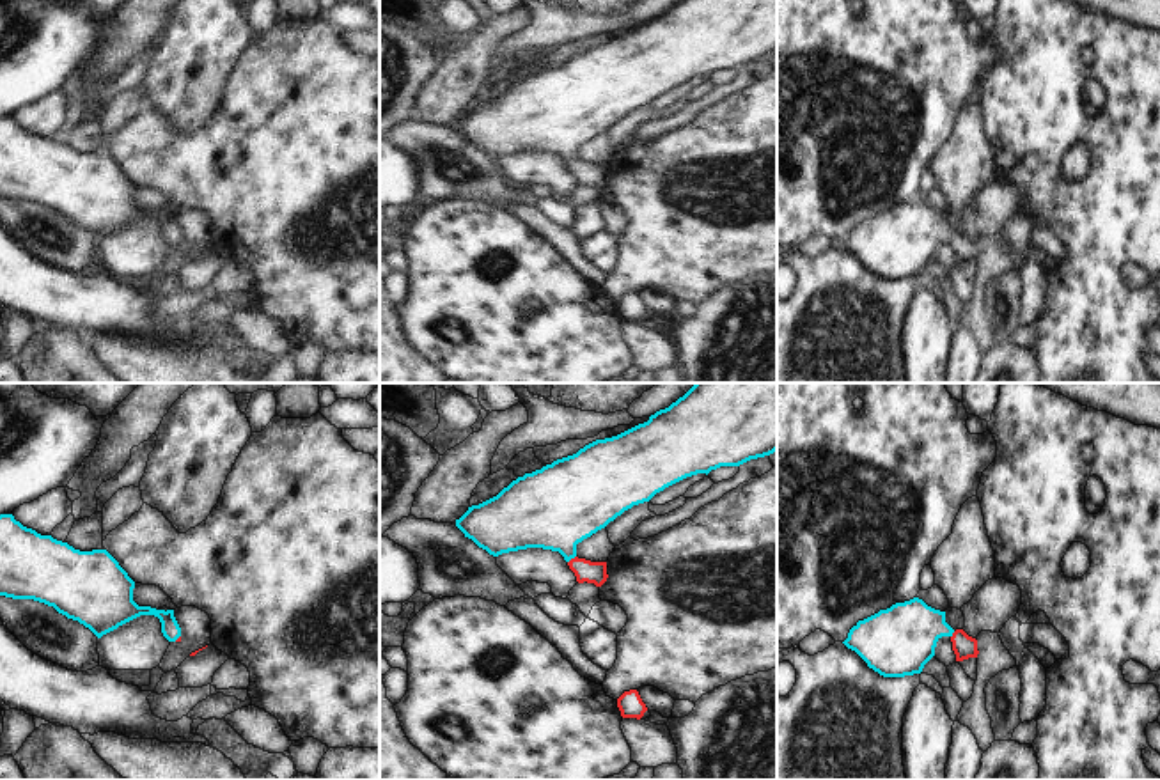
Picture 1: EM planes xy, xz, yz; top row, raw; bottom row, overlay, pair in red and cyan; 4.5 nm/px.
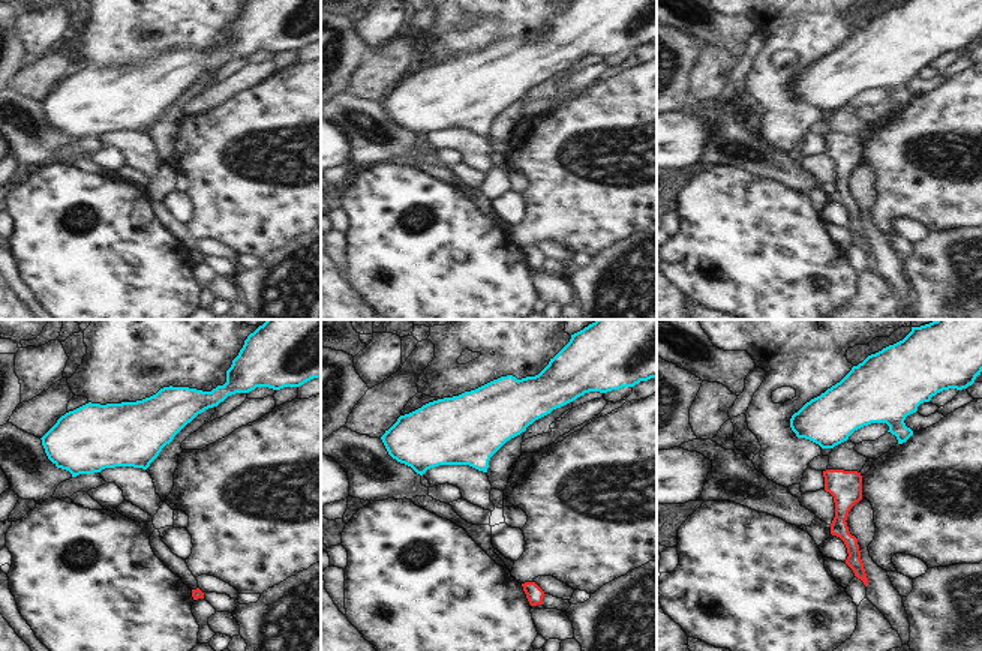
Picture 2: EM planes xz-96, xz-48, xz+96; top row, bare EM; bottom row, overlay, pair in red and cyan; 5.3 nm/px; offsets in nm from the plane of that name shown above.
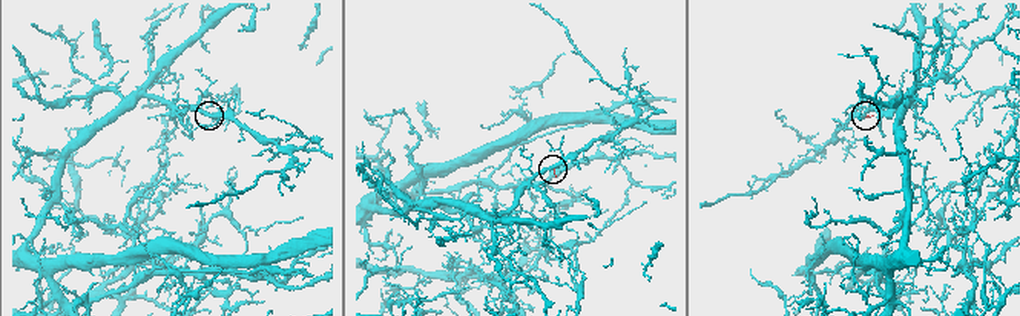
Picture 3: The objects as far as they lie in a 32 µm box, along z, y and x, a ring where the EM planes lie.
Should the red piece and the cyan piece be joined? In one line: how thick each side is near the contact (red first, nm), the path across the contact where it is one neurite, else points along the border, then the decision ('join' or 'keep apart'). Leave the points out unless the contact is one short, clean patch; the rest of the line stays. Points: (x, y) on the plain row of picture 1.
100 nm thick on the red side, 380 nm on the other; runs through xz (584, 172), (572, 162), (556, 121), (556, 110); join

